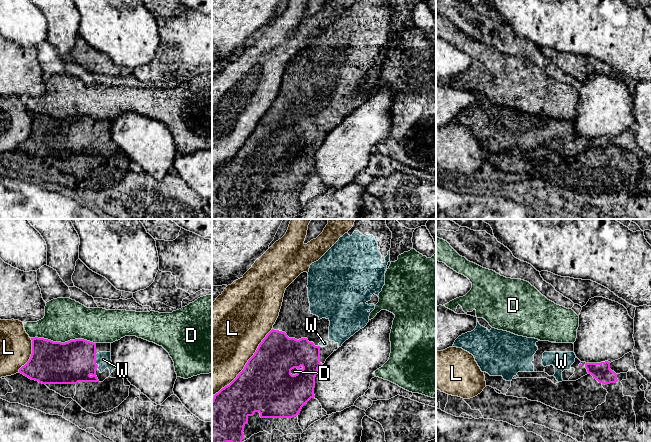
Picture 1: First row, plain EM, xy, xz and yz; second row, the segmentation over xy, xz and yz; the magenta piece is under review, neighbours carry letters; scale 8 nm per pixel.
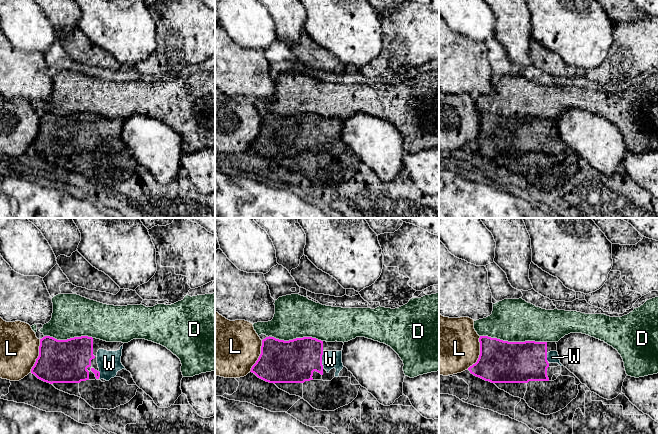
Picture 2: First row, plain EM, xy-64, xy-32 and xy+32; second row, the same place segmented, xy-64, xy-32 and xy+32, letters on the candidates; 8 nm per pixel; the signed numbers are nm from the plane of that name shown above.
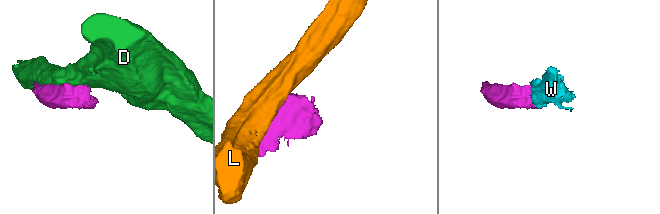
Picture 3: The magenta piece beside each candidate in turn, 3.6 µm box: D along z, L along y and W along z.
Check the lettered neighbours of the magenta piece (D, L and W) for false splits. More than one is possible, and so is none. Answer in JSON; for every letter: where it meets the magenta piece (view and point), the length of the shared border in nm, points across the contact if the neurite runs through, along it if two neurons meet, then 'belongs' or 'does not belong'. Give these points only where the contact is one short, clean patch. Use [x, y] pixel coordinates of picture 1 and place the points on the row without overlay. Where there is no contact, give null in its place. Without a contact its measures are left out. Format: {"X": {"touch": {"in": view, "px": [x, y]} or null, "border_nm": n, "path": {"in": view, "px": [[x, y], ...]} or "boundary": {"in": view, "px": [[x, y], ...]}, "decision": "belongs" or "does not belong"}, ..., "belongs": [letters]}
{"D": {"touch": {"in": "xy", "px": [63, 119]}, "border_nm": 500, "decision": "does not belong"}, "L": {"touch": {"in": "xz", "px": [246, 140]}, "border_nm": 700, "decision": "does not belong"}, "W": {"touch": {"in": "xy", "px": [95, 136]}, "border_nm": 100, "path": {"in": "xy", "px": [[74, 137], [95, 136], [103, 135]]}, "decision": "belongs"}, "belongs": ["W"]}

